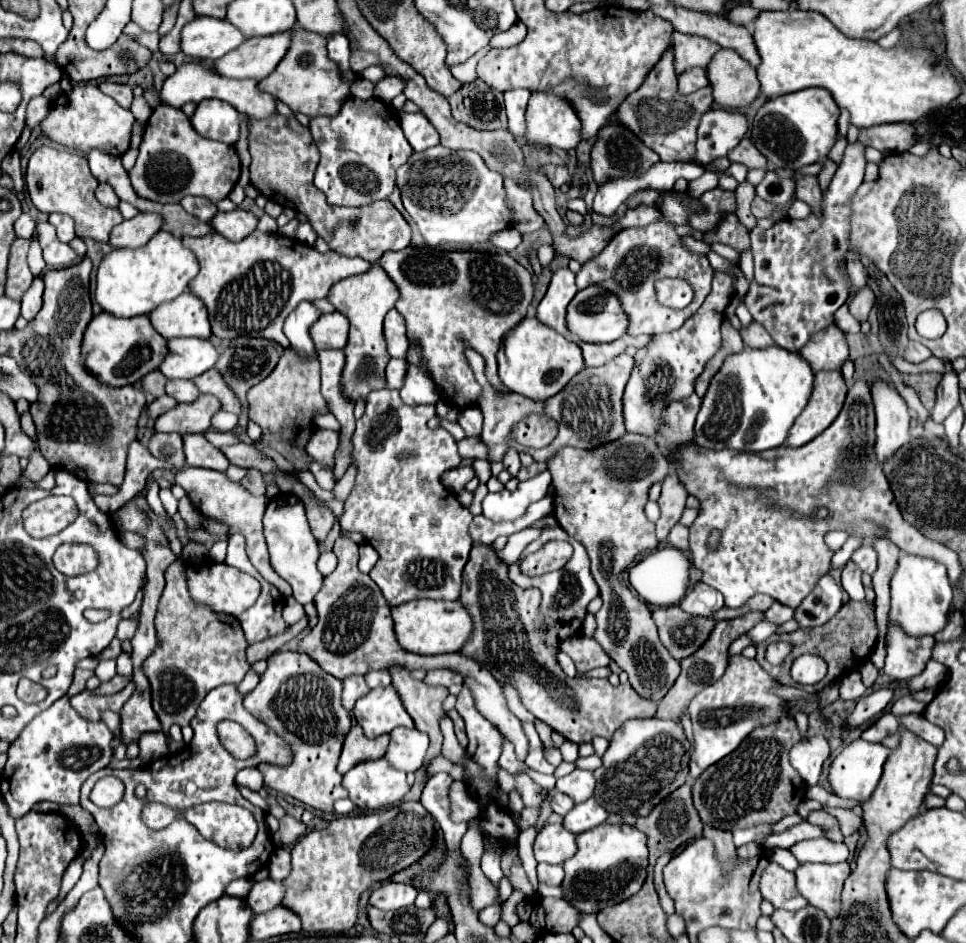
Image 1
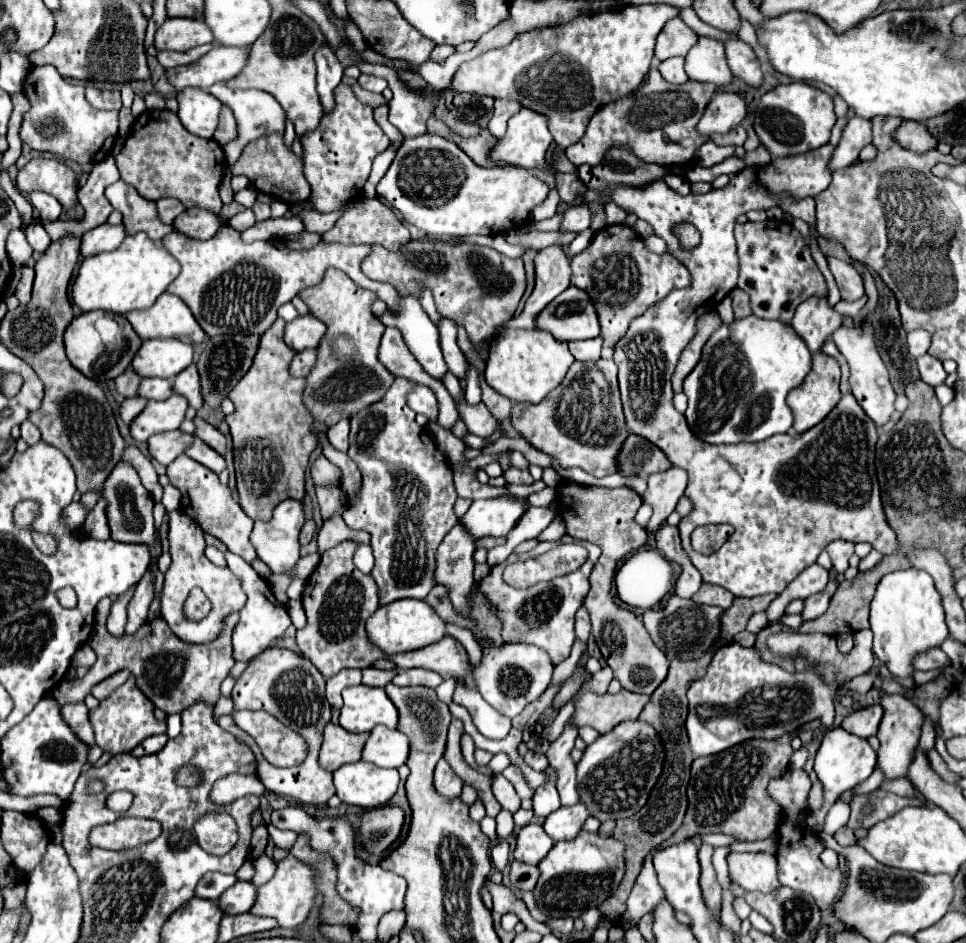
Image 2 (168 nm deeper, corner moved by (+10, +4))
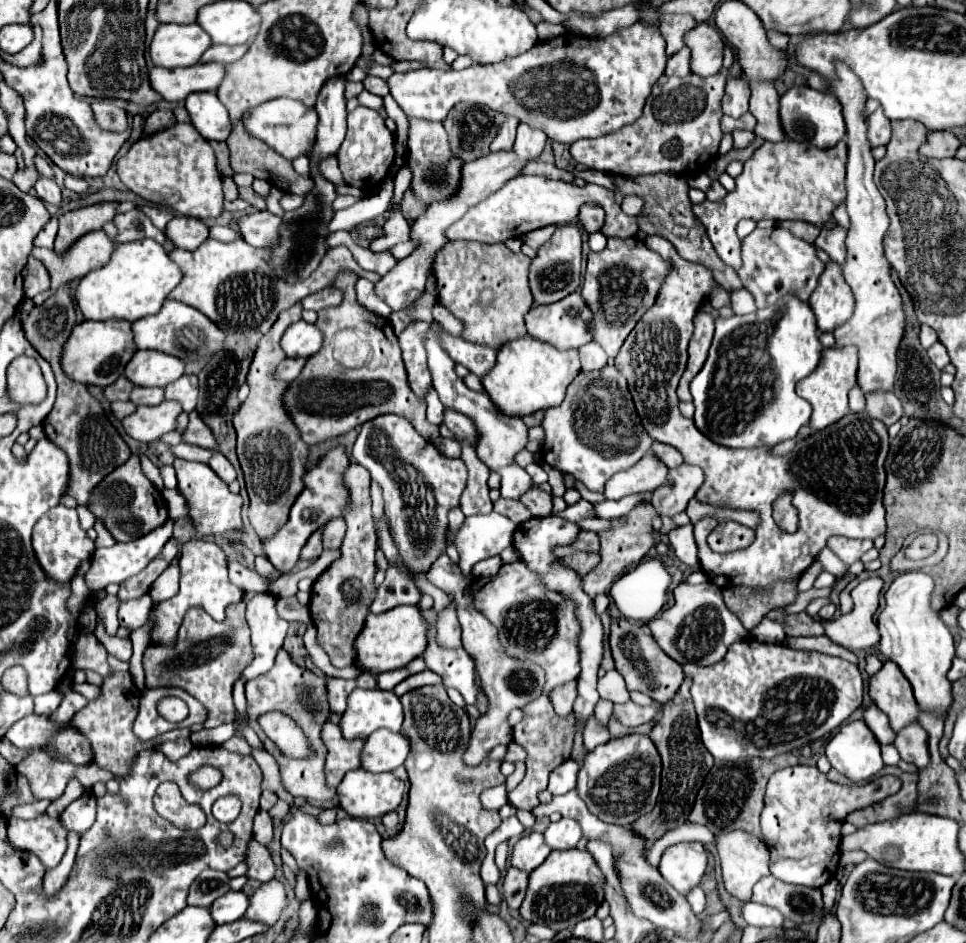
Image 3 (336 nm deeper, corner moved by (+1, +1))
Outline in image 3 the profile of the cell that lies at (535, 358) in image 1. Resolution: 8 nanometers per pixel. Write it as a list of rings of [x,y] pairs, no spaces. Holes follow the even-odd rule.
[[[524,335],[522,339],[514,339],[498,349],[494,367],[482,377],[482,387],[502,413],[508,417],[524,417],[540,409],[560,405],[566,395],[566,387],[578,373],[580,361],[574,349],[558,351],[548,343]]]

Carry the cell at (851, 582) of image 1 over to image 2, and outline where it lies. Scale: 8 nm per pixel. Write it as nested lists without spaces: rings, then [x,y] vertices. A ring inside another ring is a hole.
[[[833,540],[829,546],[827,546],[827,552],[831,556],[831,562],[833,562],[833,568],[843,574],[847,570],[847,560],[851,558],[853,554],[853,544],[847,542],[847,540]]]

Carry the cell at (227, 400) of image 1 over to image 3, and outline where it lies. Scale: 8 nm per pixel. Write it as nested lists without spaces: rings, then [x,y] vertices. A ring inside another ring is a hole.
[[[182,375],[174,383],[166,385],[164,399],[178,401],[186,413],[194,411],[196,403],[198,403],[198,377],[196,375]]]

